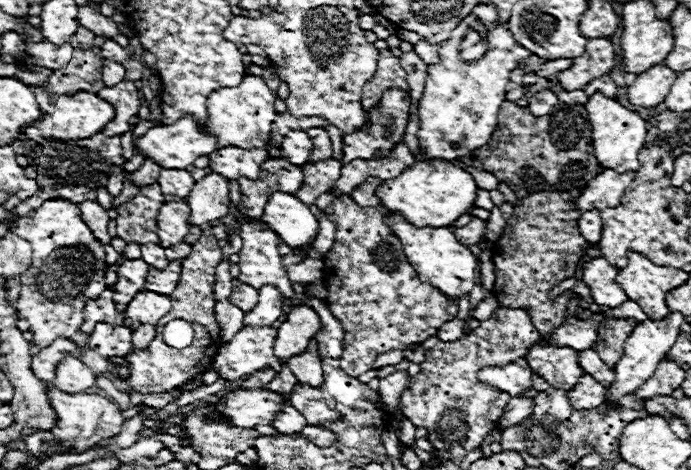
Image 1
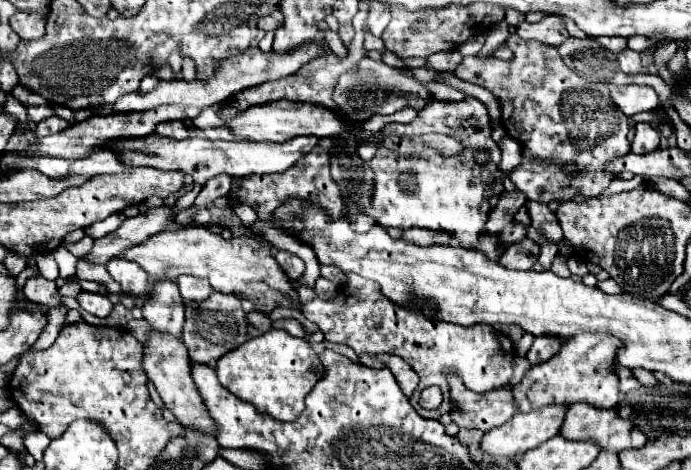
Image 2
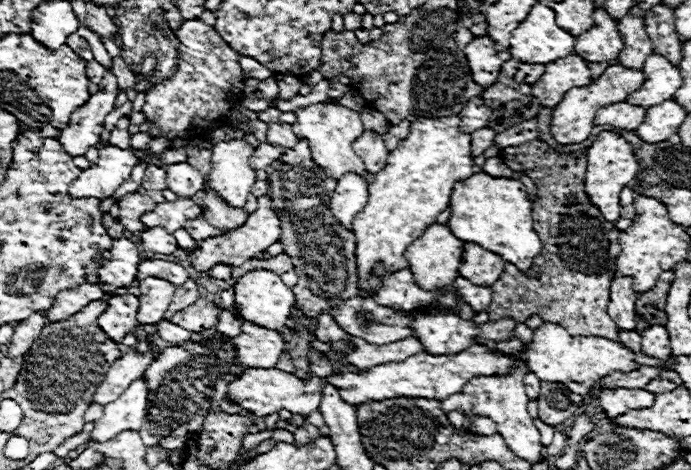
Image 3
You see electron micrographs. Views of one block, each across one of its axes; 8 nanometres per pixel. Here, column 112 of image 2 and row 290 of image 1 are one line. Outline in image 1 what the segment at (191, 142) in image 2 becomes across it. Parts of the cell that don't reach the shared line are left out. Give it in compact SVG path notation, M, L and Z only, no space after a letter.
M144 290L144 292L138 292L136 298L128 304L126 316L142 324L156 324L164 314L170 312L170 306L172 306L170 296Z

